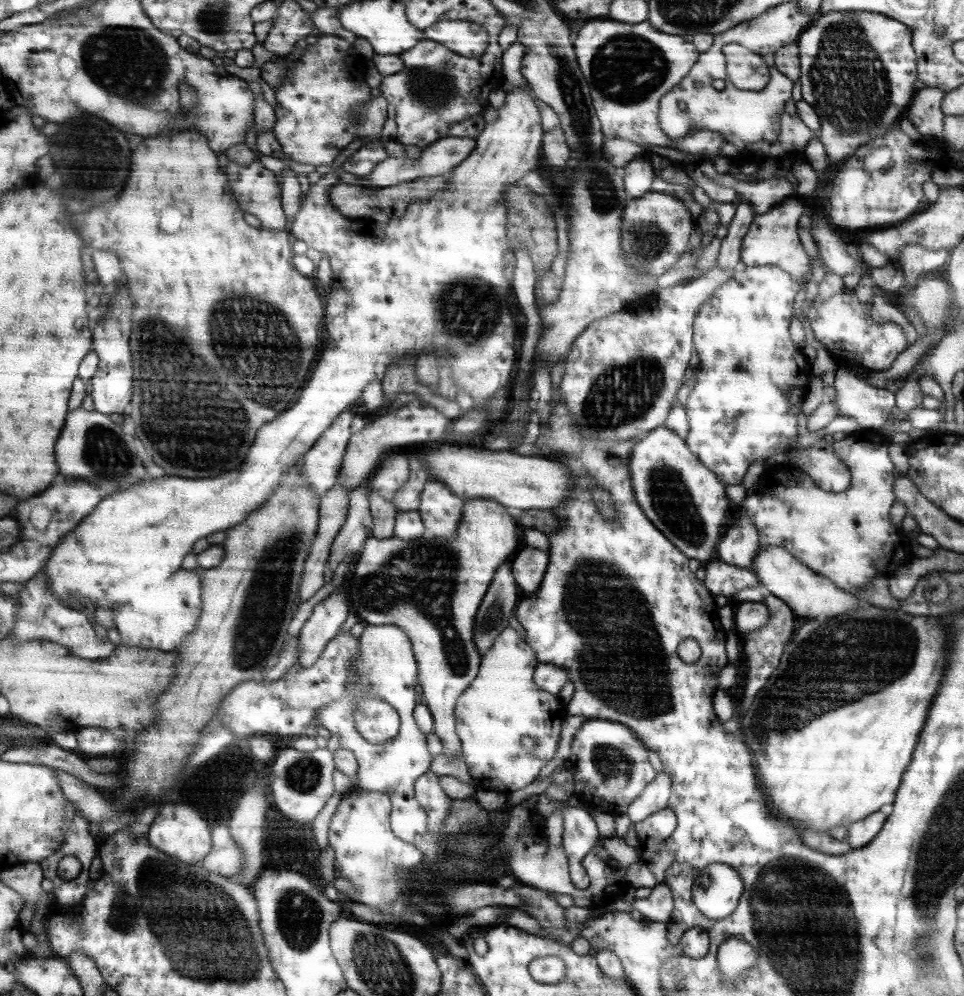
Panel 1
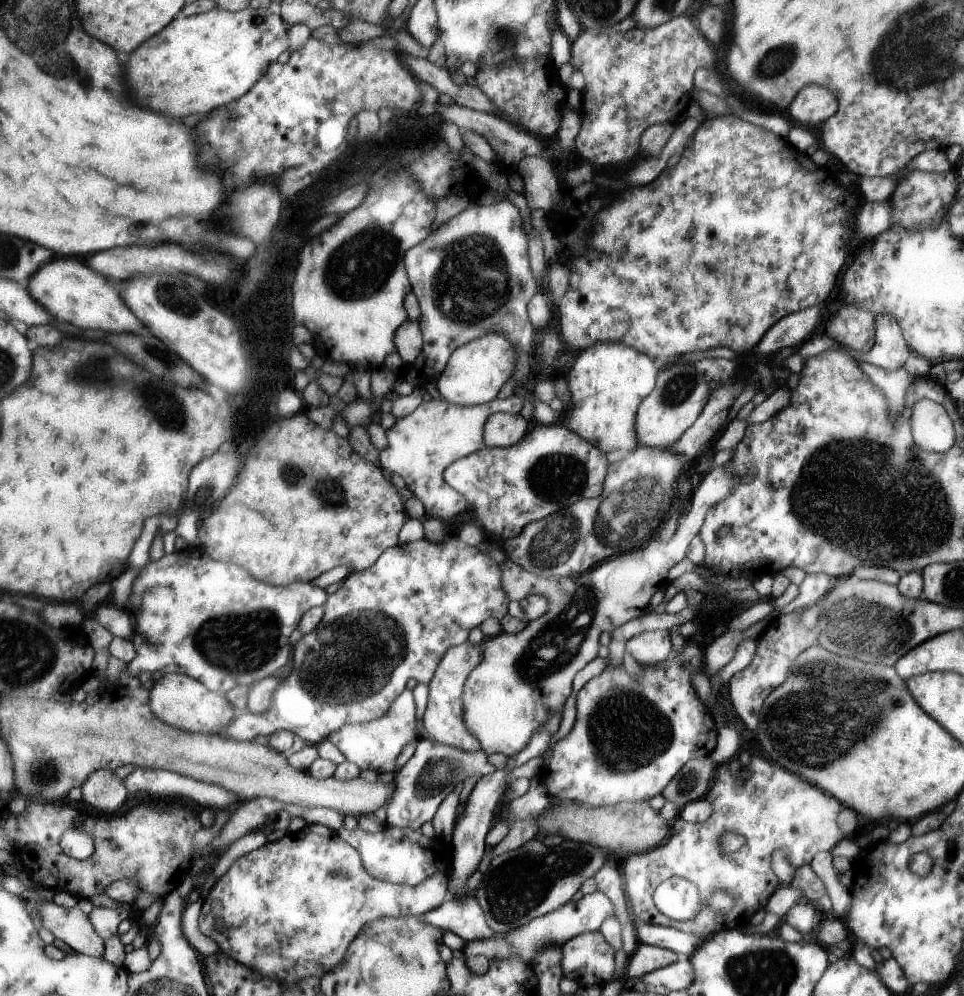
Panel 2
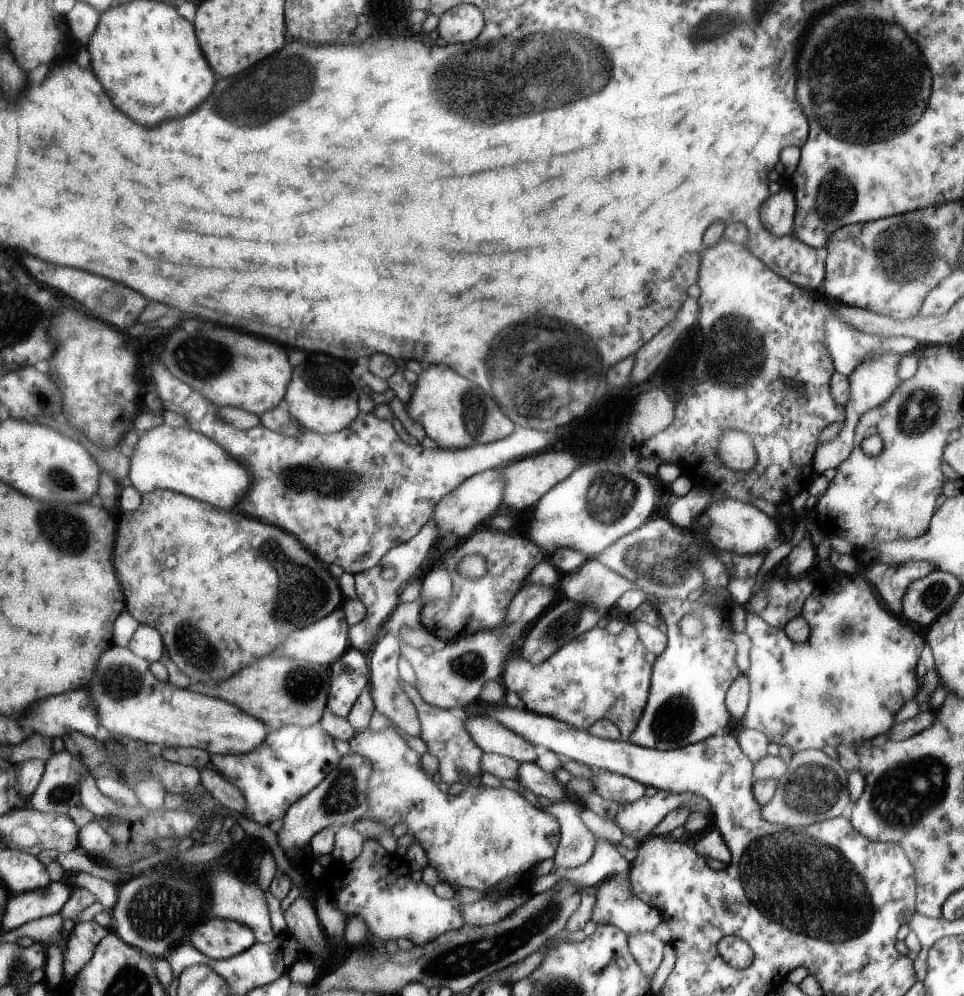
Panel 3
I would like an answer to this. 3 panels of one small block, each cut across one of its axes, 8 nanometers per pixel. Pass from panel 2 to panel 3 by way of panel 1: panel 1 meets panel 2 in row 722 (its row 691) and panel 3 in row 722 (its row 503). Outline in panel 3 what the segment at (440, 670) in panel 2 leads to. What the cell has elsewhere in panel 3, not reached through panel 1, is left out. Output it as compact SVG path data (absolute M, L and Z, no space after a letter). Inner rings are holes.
M485 716L465 718L465 727L483 753L509 757L518 763L523 761L534 763L539 755L539 750L531 742L523 740L523 736L511 732L509 728L491 718Z

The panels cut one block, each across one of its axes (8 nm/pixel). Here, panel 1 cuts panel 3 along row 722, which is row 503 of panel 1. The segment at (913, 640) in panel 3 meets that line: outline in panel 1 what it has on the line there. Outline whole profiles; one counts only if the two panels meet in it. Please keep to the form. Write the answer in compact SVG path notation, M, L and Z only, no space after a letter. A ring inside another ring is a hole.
M858 429L846 435L843 440L834 441L831 448L850 472L850 485L843 492L825 492L822 488L817 488L818 485L810 476L803 476L801 472L784 464L779 468L763 471L757 483L745 489L746 495L739 510L744 512L741 515L747 515L755 524L759 548L779 546L786 549L786 552L793 554L795 560L819 576L834 582L839 589L855 596L863 588L867 588L871 580L887 580L894 576L896 568L906 562L903 561L903 556L899 556L899 552L906 553L910 559L912 543L907 531L903 532L903 528L895 524L895 520L891 520L891 508L895 508L895 474L893 464L887 456L885 438L873 434L873 430L863 432L862 429Z

